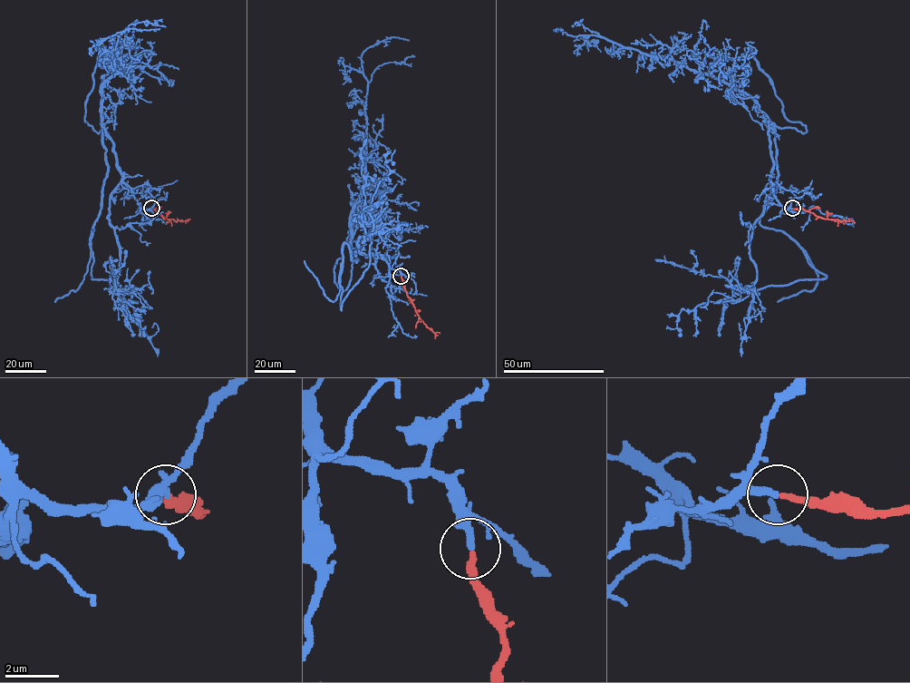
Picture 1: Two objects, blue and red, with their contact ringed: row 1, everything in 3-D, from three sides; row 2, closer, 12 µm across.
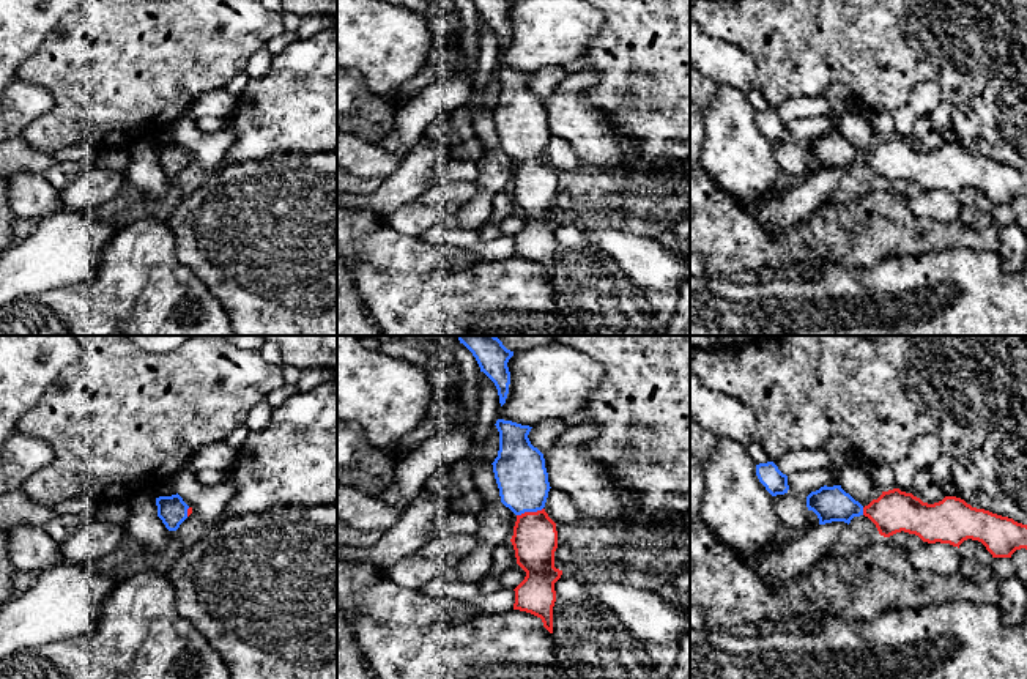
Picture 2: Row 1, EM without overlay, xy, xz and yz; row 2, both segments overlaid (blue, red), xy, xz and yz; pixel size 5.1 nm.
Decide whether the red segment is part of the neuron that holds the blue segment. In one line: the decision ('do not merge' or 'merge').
merge

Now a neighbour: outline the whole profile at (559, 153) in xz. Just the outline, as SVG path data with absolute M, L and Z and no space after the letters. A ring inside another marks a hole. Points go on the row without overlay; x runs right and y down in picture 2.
M550 135L543 156L554 170L577 173L581 165L573 147L556 135Z

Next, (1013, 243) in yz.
M1014 222L999 230L1000 247L999 255L1003 271L1013 274L1024 269L1027 262L1027 236Z

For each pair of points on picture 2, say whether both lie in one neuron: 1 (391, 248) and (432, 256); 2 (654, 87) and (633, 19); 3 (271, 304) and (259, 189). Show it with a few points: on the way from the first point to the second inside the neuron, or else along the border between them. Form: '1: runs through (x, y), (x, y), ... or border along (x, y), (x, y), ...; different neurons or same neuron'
1: runs through (400, 254), (422, 256); same neuron
2: runs through (654, 70), (654, 54), (646, 46), (646, 37); same neuron
3: runs through (271, 276), (271, 241), (259, 229), (259, 218); same neuron

